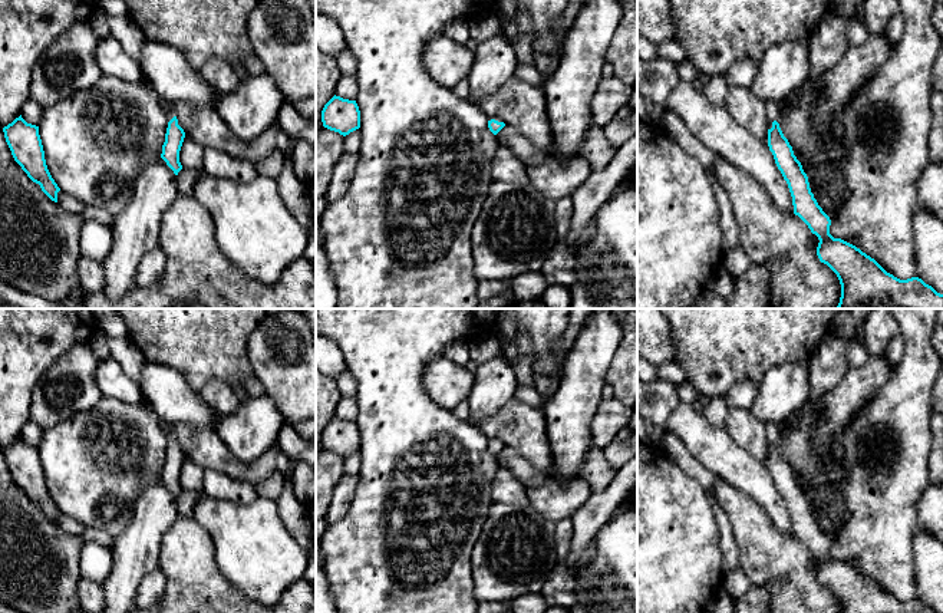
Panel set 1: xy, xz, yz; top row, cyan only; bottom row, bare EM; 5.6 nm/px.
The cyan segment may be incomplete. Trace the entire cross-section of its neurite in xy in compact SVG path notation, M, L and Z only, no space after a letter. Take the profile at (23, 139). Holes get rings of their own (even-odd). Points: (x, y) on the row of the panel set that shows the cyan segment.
M20 115L4 126L3 132L14 161L52 201L57 202L60 188L47 169L39 126L27 123Z

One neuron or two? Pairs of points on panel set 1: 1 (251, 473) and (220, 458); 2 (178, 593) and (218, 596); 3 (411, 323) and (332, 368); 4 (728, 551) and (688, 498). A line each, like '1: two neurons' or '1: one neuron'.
1: one neuron
2: one neuron
3: two neurons
4: two neurons

